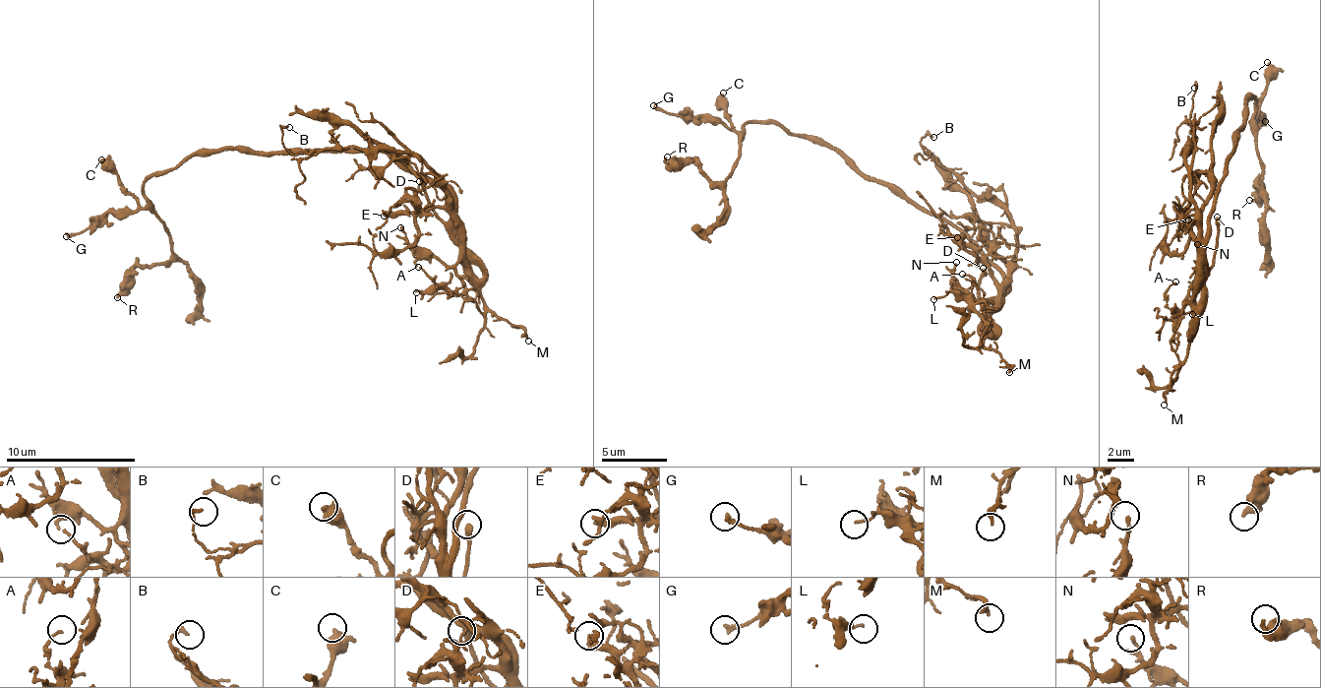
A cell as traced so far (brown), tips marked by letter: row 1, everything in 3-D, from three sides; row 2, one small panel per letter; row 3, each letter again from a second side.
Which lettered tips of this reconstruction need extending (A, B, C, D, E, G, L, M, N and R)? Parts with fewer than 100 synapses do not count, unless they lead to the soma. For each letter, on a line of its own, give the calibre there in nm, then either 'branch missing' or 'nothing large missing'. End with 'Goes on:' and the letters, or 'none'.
A: 100 nm | nothing large missing
B: 170 nm | nothing large missing
C: 400 nm | nothing large missing
D: 200 nm | branch missing
E: 400 nm | nothing large missing
G: 220 nm | nothing large missing
L: 120 nm | nothing large missing
M: 190 nm | nothing large missing
N: 150 nm | nothing large missing
R: 260 nm | nothing large missing
Goes on: D

